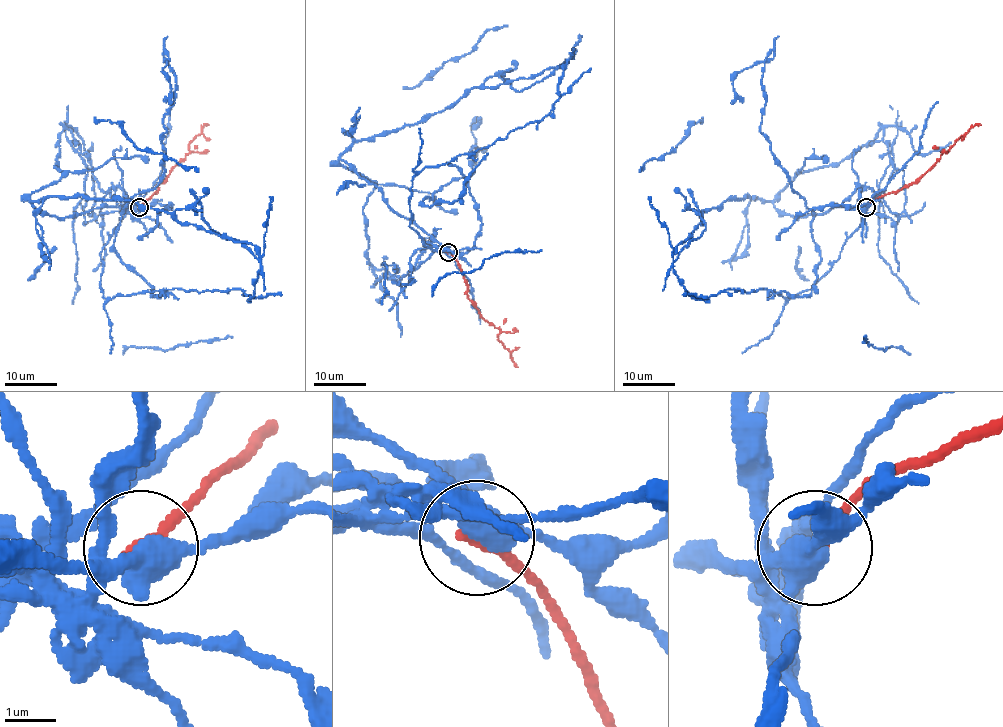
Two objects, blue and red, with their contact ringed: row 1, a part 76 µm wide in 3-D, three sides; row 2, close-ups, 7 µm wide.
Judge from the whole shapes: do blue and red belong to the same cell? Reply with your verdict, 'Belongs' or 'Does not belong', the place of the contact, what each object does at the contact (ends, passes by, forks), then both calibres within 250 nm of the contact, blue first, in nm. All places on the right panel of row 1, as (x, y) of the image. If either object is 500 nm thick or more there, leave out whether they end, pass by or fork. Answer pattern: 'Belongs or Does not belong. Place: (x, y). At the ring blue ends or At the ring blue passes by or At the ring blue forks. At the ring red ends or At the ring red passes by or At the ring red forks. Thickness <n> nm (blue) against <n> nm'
Does not belong. Place: (866, 207). At the ring blue passes by. At the ring red ends. Thickness 460 nm (blue) against 280 nm

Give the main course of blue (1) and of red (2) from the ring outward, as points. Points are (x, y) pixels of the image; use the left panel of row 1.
1: (140, 207), (100, 253), (103, 296), (171, 293), (113, 243), (164, 170), (167, 61), (163, 101)
2: (140, 207), (190, 152), (189, 144), (202, 127), (209, 125)

